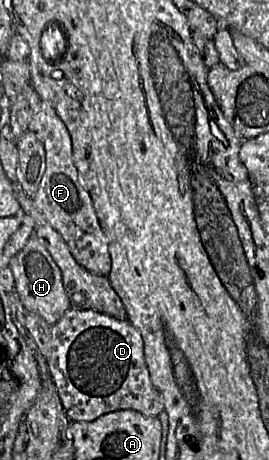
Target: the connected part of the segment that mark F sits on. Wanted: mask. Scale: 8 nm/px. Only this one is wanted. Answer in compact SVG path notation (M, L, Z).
M41 101L28 130L34 132L43 143L46 155L46 169L33 196L35 204L48 223L60 234L76 262L93 274L108 277L112 263L106 235L73 162L70 133L49 101Z

